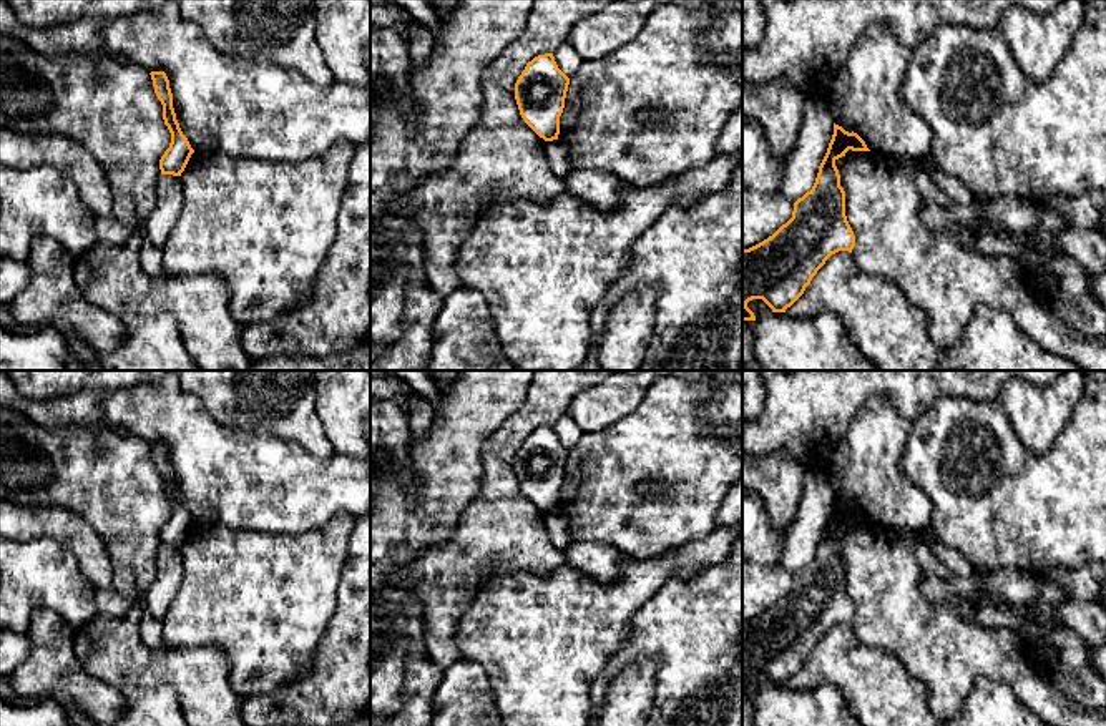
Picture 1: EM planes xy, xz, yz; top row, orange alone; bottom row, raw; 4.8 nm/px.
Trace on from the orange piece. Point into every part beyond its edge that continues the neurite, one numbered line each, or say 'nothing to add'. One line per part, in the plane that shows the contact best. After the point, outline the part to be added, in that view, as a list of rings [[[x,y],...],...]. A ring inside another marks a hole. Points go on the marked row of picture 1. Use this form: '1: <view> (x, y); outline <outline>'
nothing to add

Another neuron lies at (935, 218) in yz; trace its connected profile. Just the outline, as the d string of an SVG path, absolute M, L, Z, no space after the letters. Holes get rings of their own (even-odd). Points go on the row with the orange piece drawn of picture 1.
M923 201L923 208L920 213L920 219L923 224L933 231L943 231L948 234L958 234L962 229L968 228L958 223L952 213L947 209L935 206L932 203Z

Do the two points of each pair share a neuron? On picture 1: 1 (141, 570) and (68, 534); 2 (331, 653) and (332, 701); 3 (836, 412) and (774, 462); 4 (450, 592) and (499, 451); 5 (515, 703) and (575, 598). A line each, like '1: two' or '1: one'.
1: two
2: one
3: two
4: one
5: one

